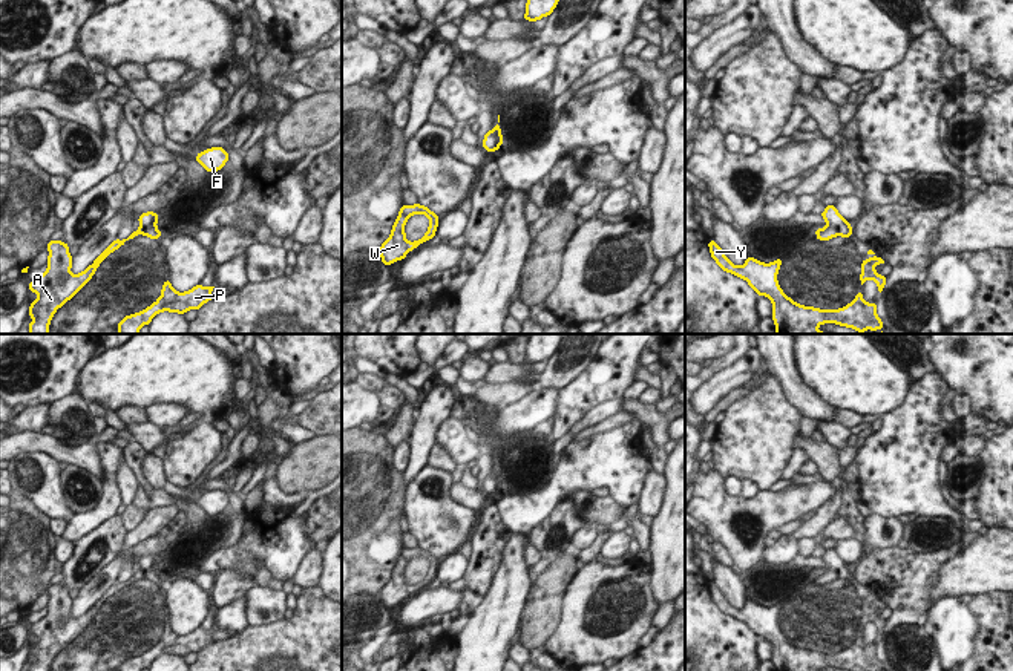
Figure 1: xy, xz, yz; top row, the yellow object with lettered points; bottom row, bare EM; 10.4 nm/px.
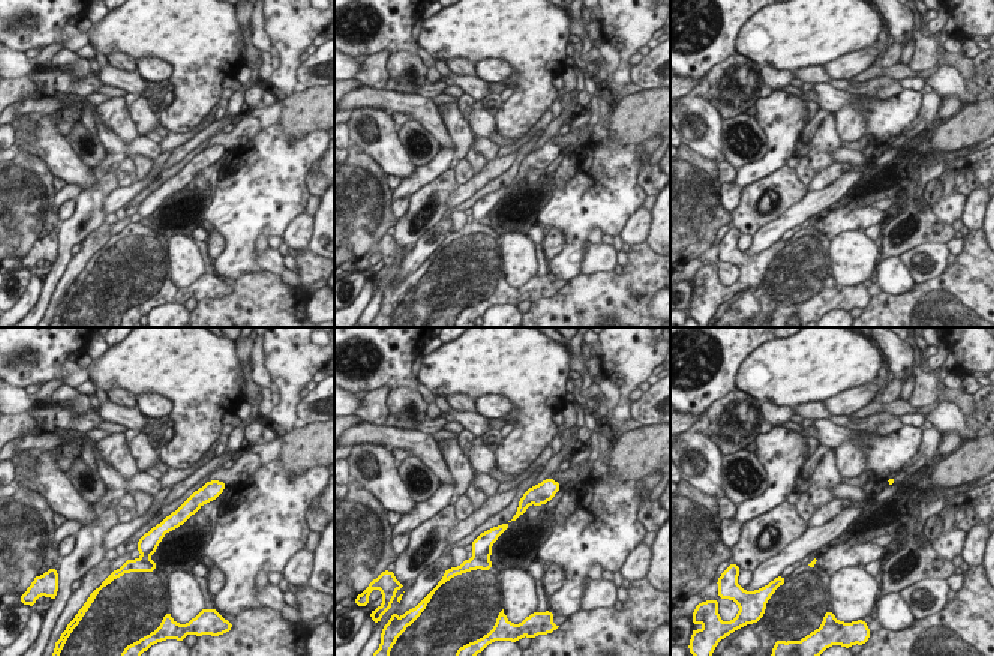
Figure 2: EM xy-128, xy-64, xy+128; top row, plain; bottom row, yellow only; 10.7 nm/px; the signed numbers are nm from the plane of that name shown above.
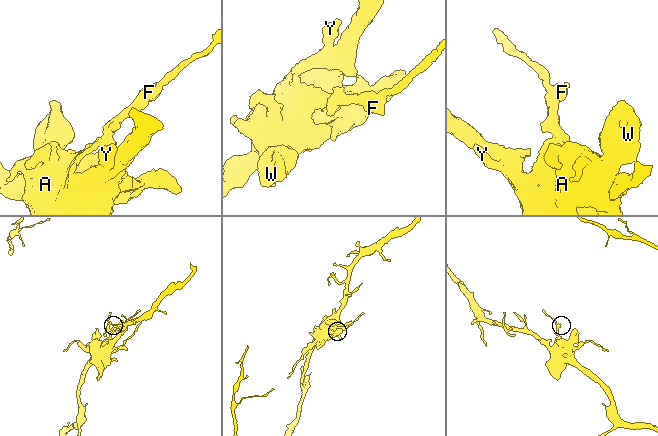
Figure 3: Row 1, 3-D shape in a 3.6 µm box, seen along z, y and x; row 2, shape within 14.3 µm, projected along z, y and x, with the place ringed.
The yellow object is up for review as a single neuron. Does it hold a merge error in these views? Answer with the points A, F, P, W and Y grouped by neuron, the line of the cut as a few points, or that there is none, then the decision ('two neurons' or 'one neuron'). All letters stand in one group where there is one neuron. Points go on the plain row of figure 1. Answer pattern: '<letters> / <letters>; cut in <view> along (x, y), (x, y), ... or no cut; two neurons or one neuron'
A F P W Y; no cut; one neuron

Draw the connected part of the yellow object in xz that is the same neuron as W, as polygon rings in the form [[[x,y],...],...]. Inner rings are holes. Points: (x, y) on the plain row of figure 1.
[[[403,547],[395,562],[395,567],[392,568],[391,579],[379,591],[379,596],[382,599],[382,607],[391,608],[395,604],[403,604],[411,593],[417,591],[420,587],[426,585],[428,582],[432,582],[435,579],[438,562],[440,559],[432,556],[428,550],[423,550],[420,547],[415,548]],[[412,558],[426,558],[429,561],[429,571],[421,582],[415,585],[408,585],[405,578],[405,567]]]

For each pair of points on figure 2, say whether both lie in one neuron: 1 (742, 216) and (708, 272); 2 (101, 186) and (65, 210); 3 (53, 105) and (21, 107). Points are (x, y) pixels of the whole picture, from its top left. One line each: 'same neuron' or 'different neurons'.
1: different neurons
2: different neurons
3: same neuron

